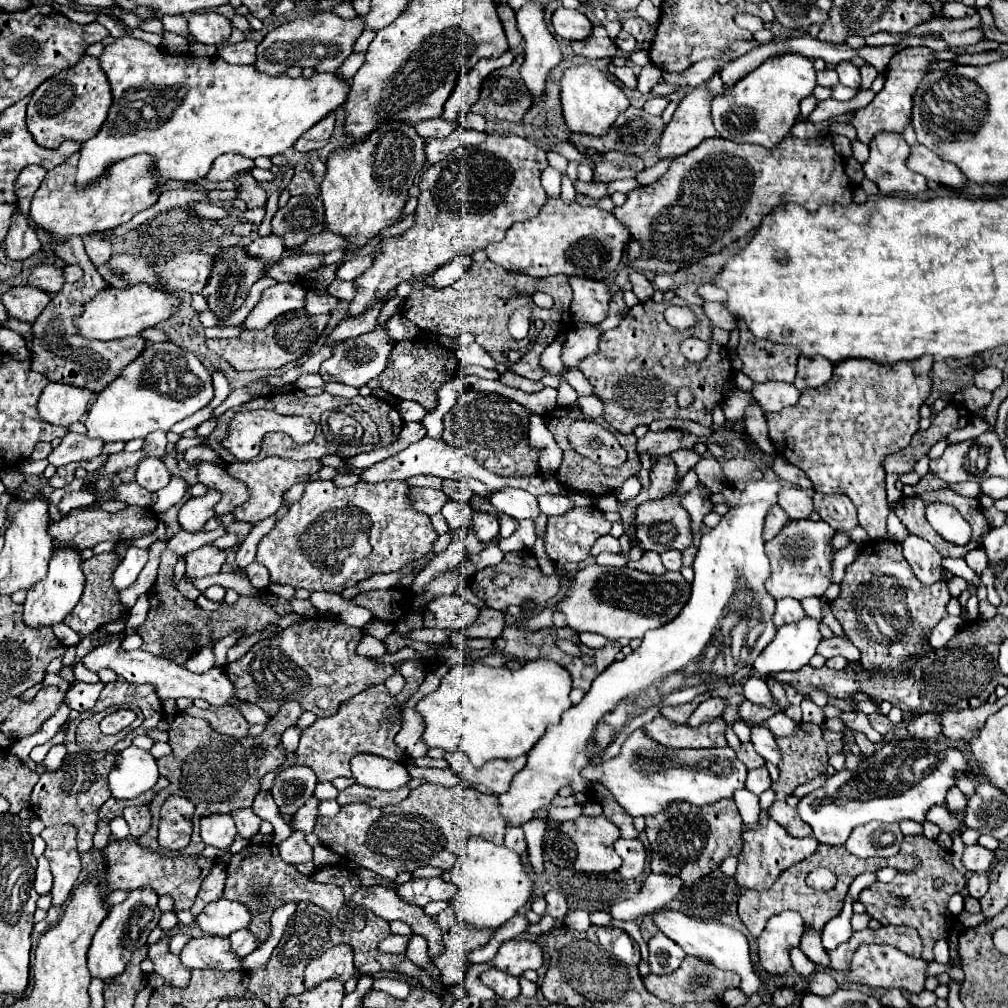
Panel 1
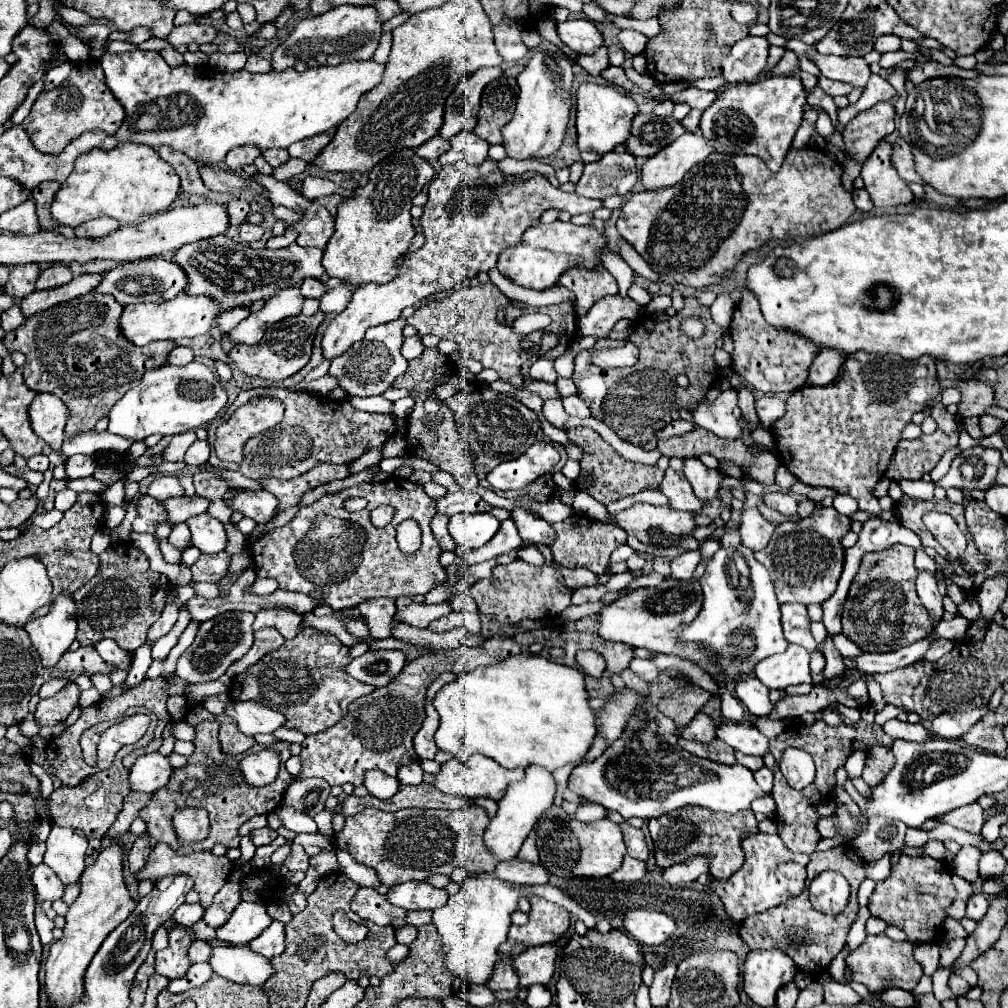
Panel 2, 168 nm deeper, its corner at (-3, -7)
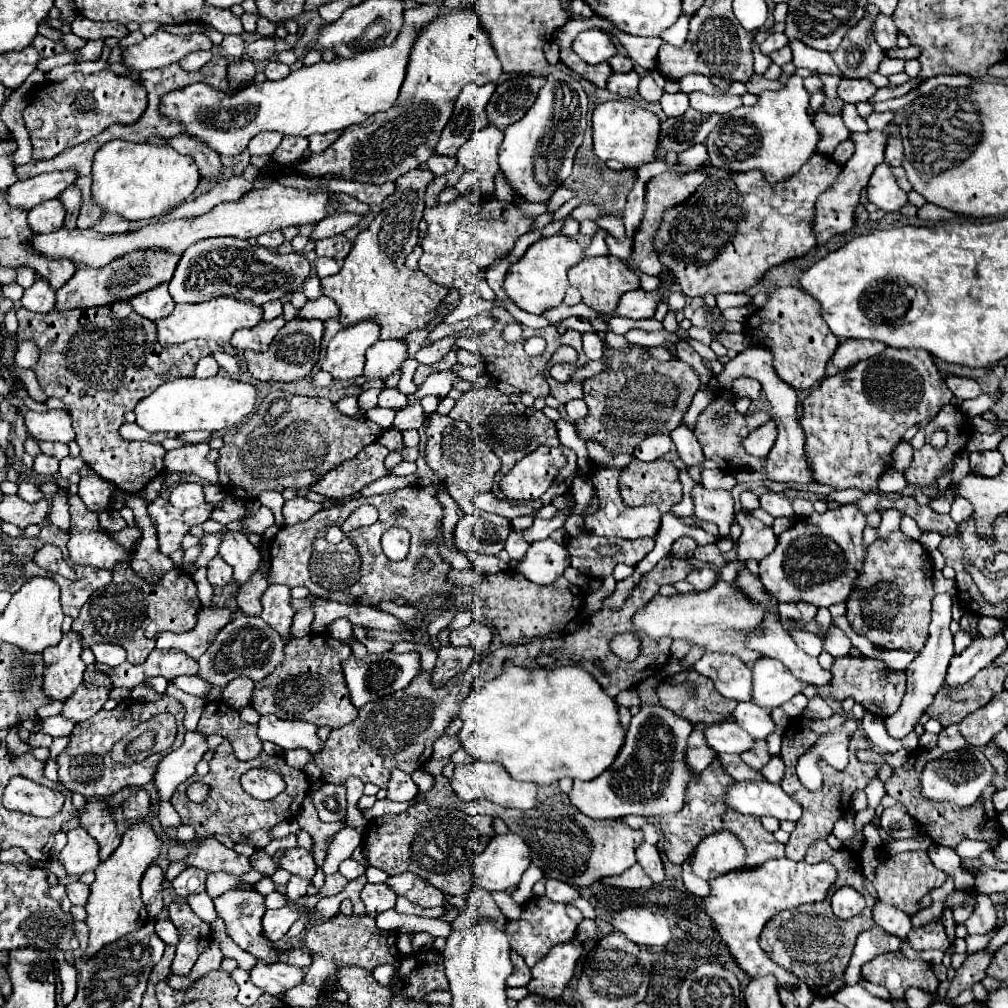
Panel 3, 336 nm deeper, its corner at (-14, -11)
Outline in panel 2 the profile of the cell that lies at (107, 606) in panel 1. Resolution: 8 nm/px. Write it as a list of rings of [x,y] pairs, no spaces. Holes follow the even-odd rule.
[[[117,544],[99,556],[97,574],[73,592],[73,600],[77,604],[77,640],[81,646],[93,646],[103,638],[113,638],[121,648],[133,652],[145,642],[147,630],[161,616],[165,590],[159,584],[159,574],[149,568],[141,550],[133,544]]]

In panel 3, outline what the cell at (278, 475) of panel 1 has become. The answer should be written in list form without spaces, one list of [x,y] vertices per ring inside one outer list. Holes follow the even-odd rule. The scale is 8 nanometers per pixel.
[[[372,442],[366,448],[362,448],[358,456],[342,462],[338,468],[330,470],[322,480],[312,484],[312,490],[330,498],[350,498],[370,482],[388,474],[384,466],[386,456],[388,448],[380,442]]]

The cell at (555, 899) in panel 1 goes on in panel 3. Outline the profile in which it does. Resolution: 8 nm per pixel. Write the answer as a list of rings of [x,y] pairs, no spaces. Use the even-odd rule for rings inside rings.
[[[534,896],[522,906],[520,918],[506,924],[506,934],[510,936],[512,950],[516,950],[526,960],[526,964],[532,968],[538,960],[542,960],[548,954],[548,950],[552,946],[574,940],[576,938],[576,924],[568,918],[566,906],[554,904],[554,902],[546,900],[546,896]]]

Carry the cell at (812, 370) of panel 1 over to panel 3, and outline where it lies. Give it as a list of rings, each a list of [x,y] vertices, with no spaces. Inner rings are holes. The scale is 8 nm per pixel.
[[[846,340],[838,346],[838,350],[834,354],[834,364],[840,370],[844,370],[844,368],[854,366],[860,360],[880,354],[884,348],[886,348],[886,344],[876,342],[876,340]]]

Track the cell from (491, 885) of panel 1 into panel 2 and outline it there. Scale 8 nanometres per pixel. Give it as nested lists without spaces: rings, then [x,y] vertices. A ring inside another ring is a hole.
[[[479,872],[465,878],[459,892],[449,896],[447,906],[433,912],[433,924],[441,934],[443,954],[447,956],[447,968],[471,984],[485,984],[497,962],[497,946],[507,940],[511,928],[511,914],[519,910],[519,898],[523,892],[517,886],[493,876],[491,872]]]

